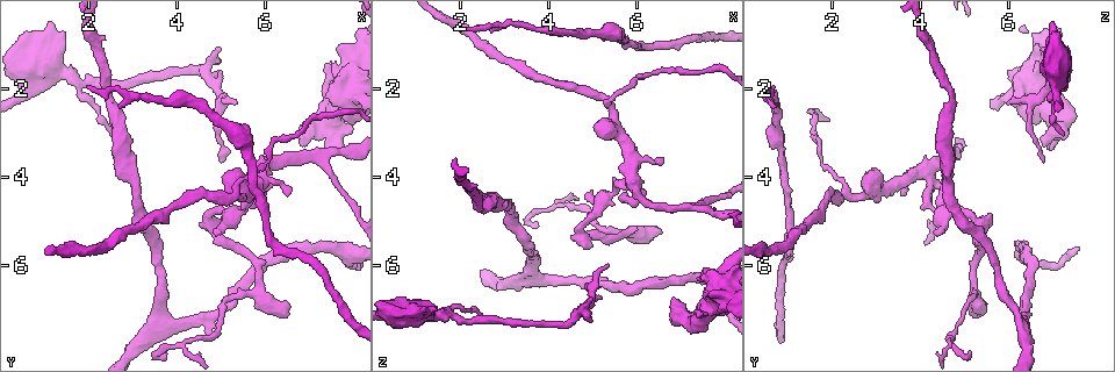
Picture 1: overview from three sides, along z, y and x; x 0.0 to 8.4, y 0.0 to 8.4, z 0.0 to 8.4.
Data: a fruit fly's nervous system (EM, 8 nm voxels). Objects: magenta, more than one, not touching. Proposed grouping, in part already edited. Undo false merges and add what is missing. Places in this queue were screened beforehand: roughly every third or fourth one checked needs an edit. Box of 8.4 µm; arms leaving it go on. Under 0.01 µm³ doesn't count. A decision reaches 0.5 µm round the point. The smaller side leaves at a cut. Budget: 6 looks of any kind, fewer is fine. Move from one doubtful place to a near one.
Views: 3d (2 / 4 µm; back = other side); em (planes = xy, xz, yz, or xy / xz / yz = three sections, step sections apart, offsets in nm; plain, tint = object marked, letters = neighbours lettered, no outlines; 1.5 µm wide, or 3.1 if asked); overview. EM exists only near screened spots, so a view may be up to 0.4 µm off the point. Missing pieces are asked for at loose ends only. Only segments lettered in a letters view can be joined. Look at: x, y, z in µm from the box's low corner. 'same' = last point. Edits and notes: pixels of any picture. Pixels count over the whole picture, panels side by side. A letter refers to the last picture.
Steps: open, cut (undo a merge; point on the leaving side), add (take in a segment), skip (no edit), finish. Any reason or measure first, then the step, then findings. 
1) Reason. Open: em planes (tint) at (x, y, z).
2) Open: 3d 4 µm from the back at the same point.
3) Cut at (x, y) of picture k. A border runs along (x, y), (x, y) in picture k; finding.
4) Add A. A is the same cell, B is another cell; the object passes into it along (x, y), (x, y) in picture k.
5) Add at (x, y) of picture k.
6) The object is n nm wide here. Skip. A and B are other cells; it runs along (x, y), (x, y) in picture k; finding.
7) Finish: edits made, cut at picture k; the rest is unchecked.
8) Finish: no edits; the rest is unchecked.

Thin end. Open: em planes (letters) at (6.55, 7.15, 5.25).

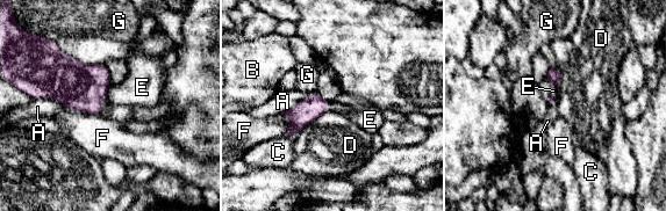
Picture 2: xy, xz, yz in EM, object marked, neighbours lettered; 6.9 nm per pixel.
Skip. A, B, C, D, E, F and G are other cells; a border runs along (326, 110), (296, 135) in picture 2; none of them fits.

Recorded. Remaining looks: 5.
Four or more arms meet. Open: 3d 2 µm at (5.90, 3.95, 4.15).

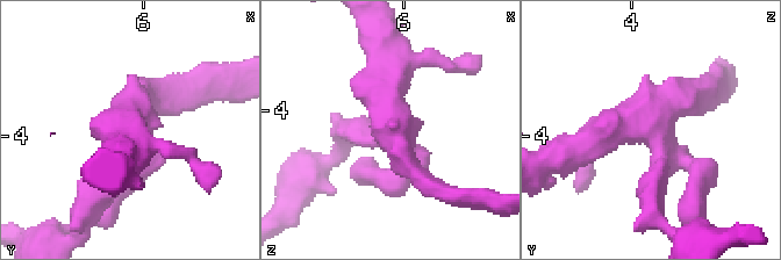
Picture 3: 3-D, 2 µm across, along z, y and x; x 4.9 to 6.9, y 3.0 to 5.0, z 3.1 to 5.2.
4 arms meet here. Open: em planes (letters) at (5.86, 3.92, 4.10).

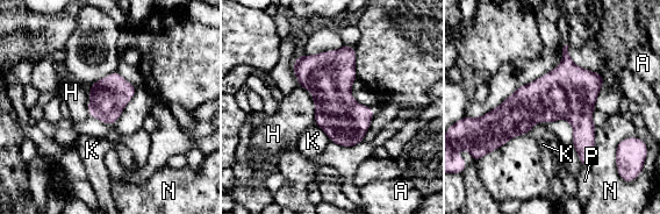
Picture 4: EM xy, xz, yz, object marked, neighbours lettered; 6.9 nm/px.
The object is 260 nm wide here. Skip. A, H, K, N and P are other cells; a border runs along (311, 98), (315, 122) in picture 4; one cell here.

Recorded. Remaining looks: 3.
An open end. Open: em planes (tint) at (2.55, 3.00, 7.25).

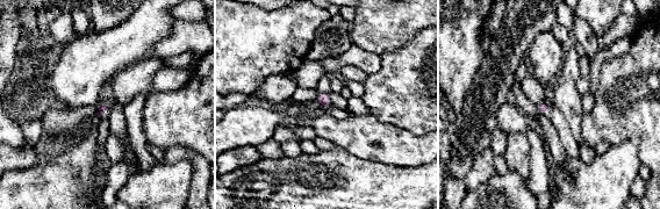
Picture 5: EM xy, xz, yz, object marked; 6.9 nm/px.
What lies round it. Open: em planes (letters) at the same point.

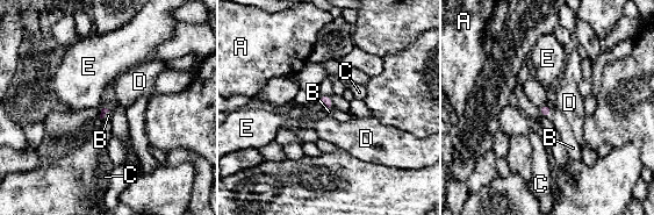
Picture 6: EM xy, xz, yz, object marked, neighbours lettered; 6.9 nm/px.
The longest contact is with B, 70 nm. Add B. B is the same cell, A, C, D and E are other cells; the object passes into it along (545, 110), (550, 114), (560, 122) in picture 6; it goes on there.

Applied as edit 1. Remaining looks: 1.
Finish: edits made, add at picture 6; the rest is unchecked.

